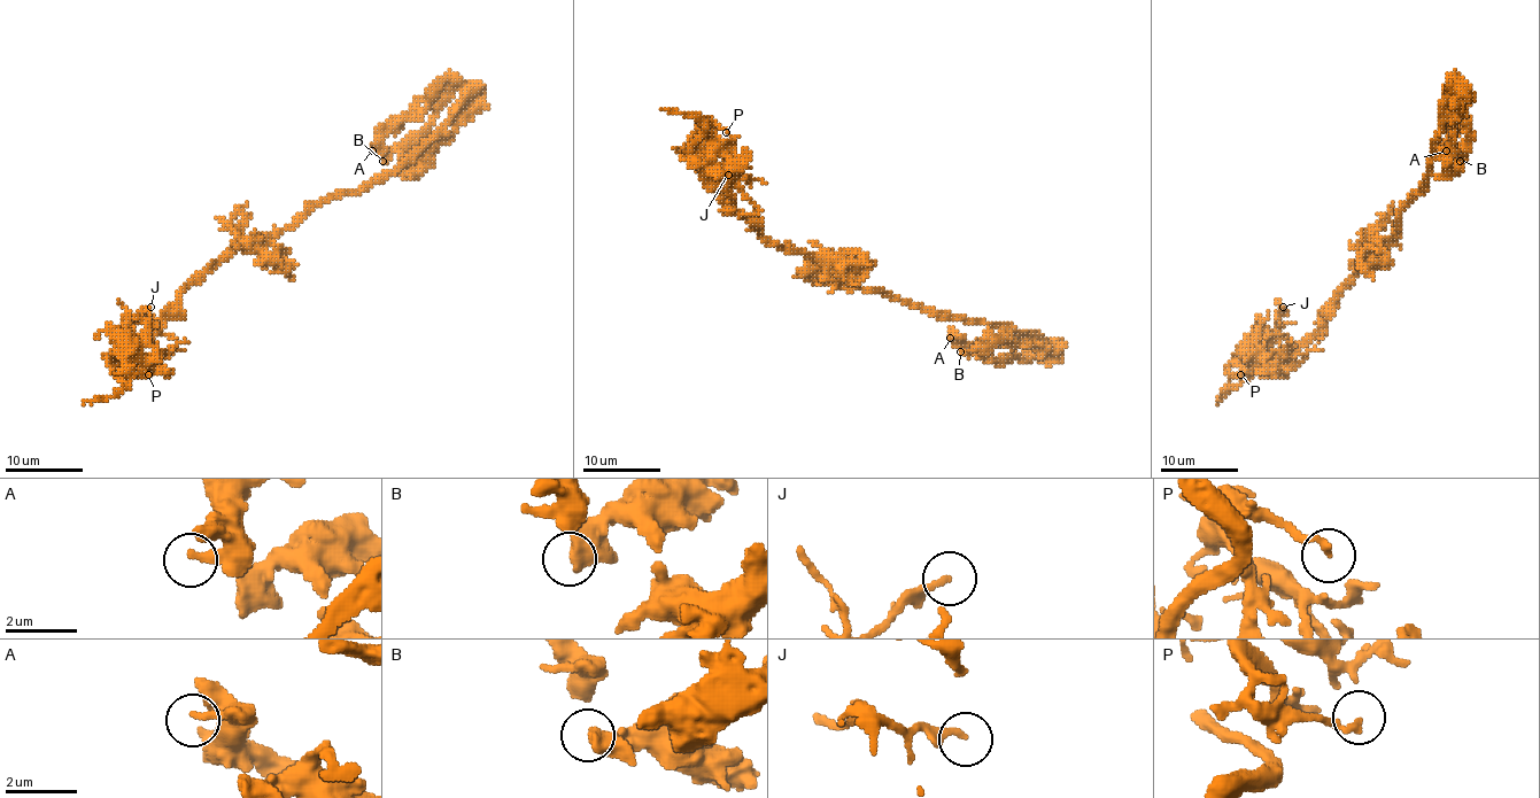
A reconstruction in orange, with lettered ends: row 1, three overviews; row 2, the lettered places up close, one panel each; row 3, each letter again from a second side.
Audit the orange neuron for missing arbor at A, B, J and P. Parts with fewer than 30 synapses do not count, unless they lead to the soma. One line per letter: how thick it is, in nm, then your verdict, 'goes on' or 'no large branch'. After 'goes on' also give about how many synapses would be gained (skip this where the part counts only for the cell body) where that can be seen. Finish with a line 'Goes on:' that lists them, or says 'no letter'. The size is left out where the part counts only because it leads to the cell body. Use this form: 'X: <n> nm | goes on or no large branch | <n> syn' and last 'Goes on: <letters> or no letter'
A: 260 nm | no large branch
B: 550 nm | no large branch
J: 180 nm | no large branch
P: 190 nm | no large branch
Goes on: no letter

